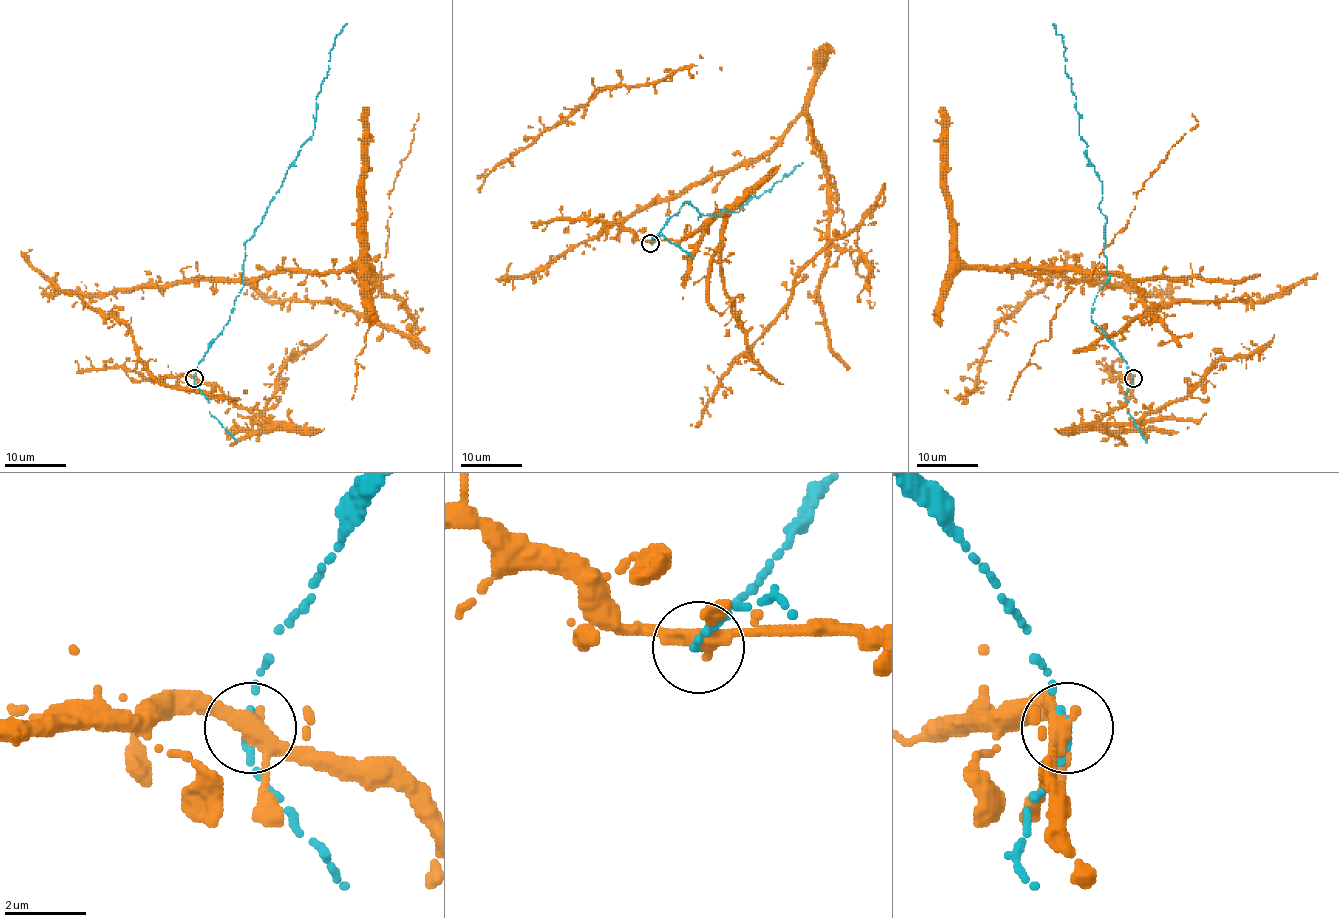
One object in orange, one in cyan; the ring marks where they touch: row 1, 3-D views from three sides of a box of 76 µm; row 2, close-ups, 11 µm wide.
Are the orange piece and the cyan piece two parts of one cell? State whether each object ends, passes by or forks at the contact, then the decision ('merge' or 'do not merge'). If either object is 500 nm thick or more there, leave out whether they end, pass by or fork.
orange forks | cyan ends | merge

